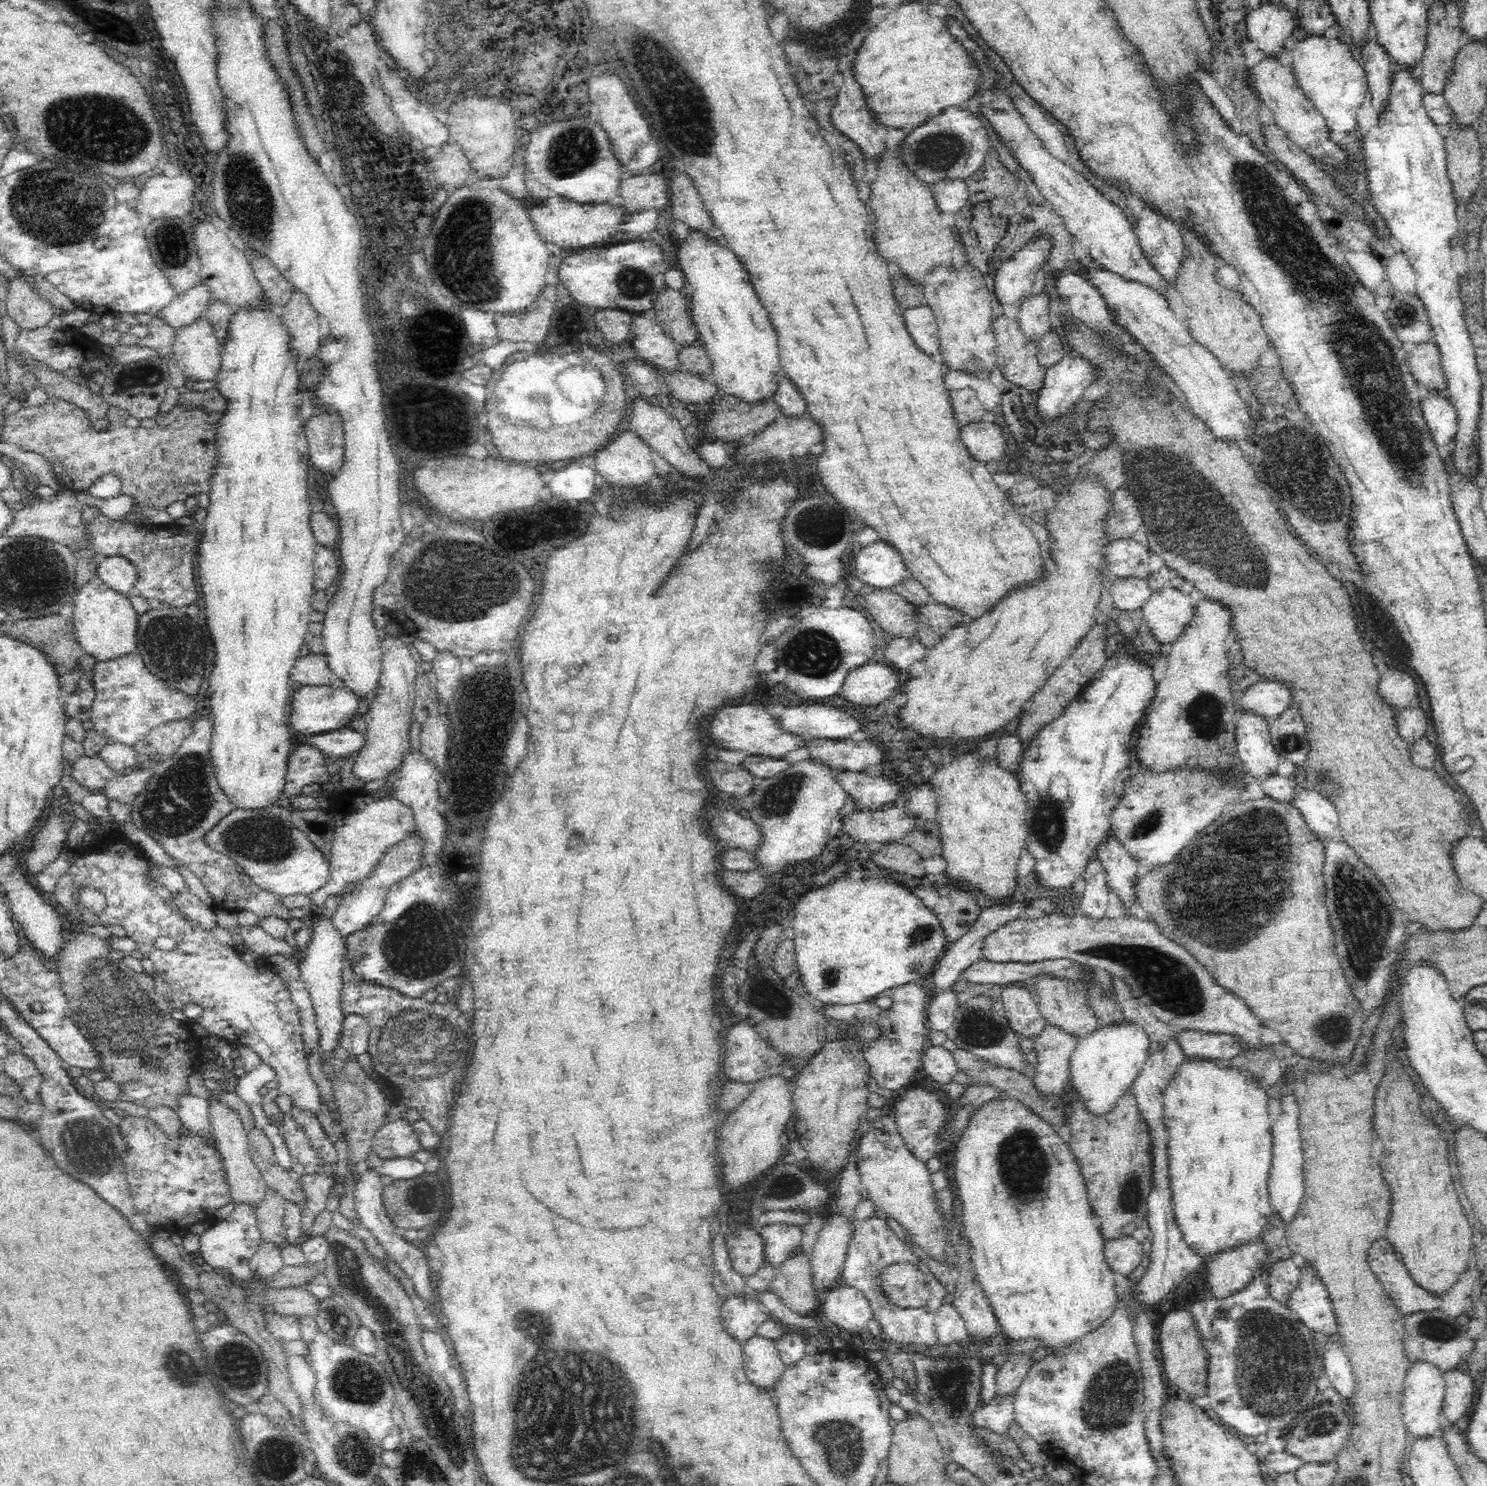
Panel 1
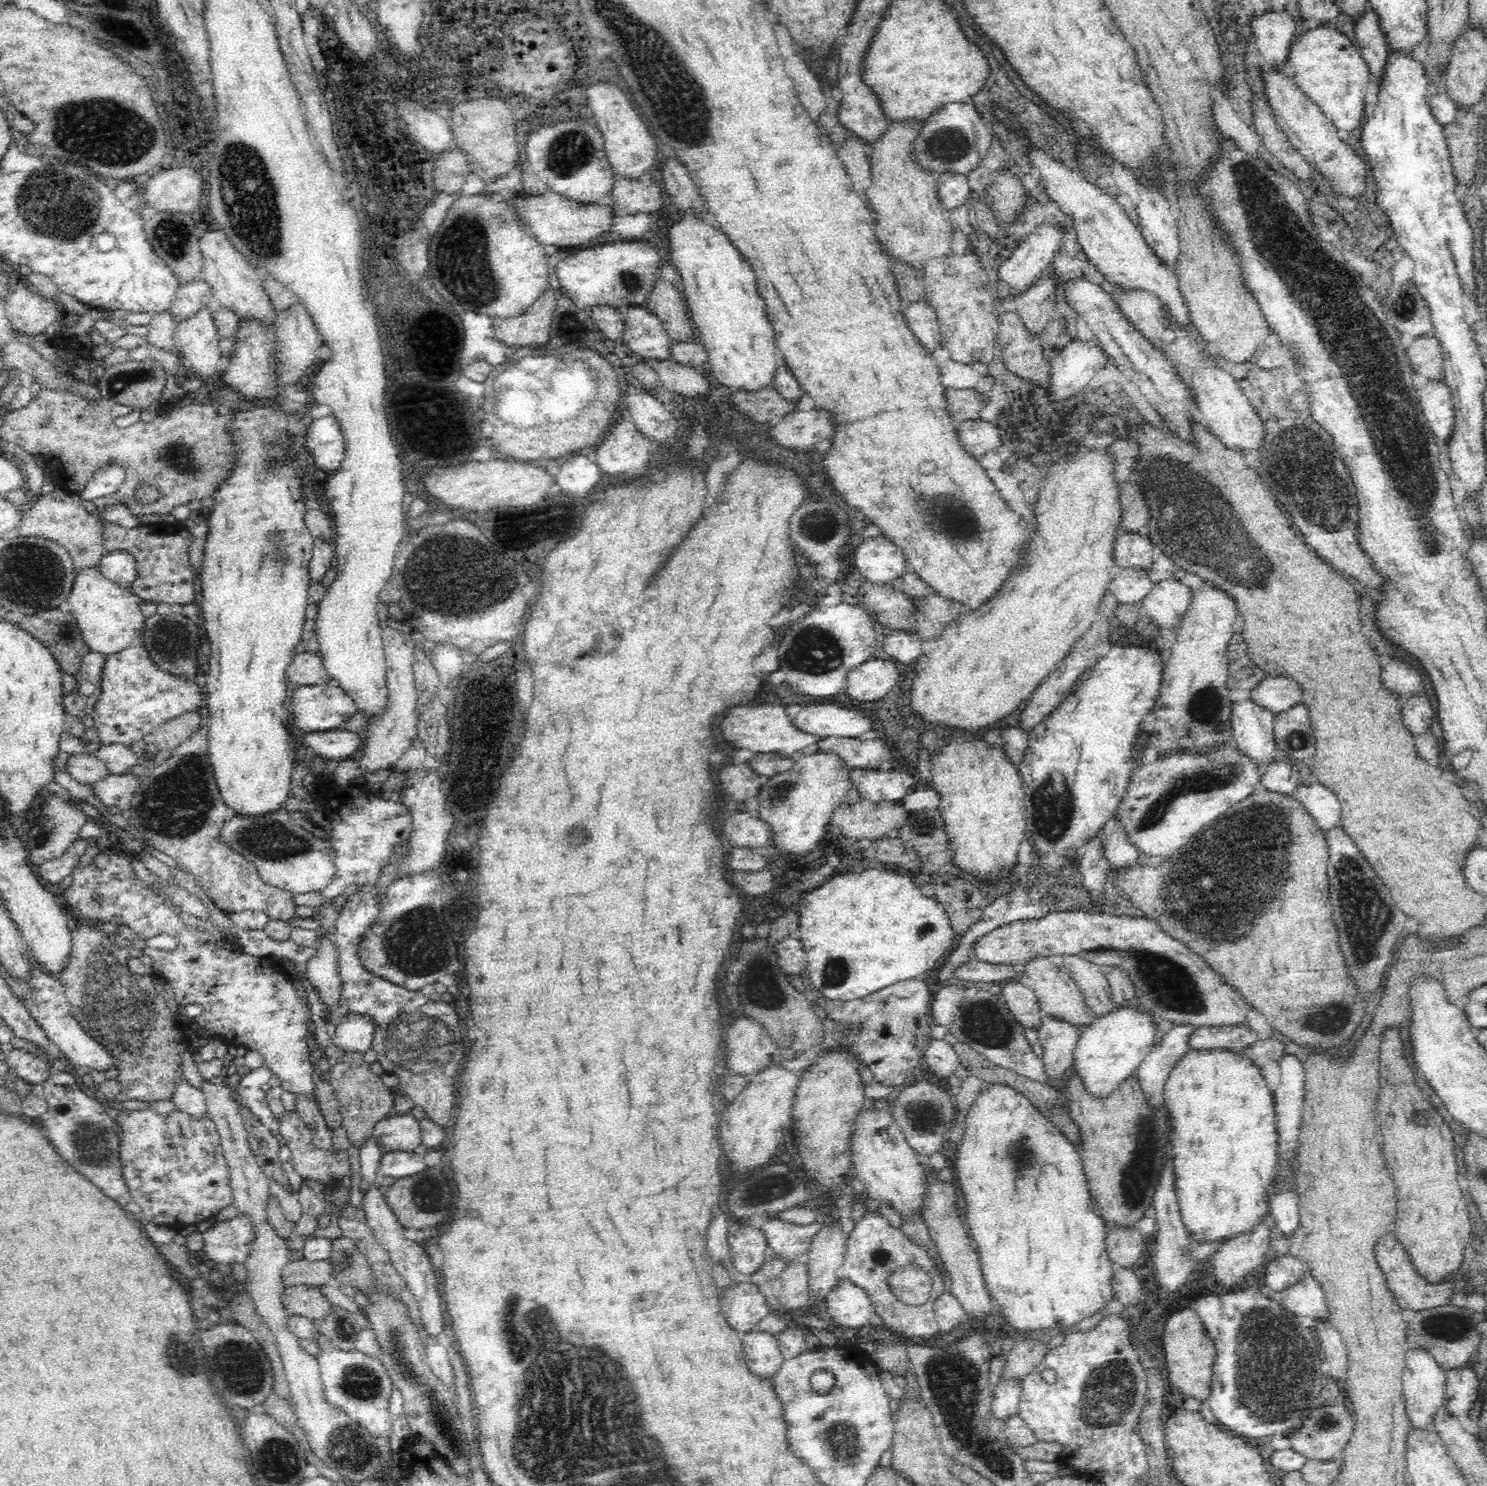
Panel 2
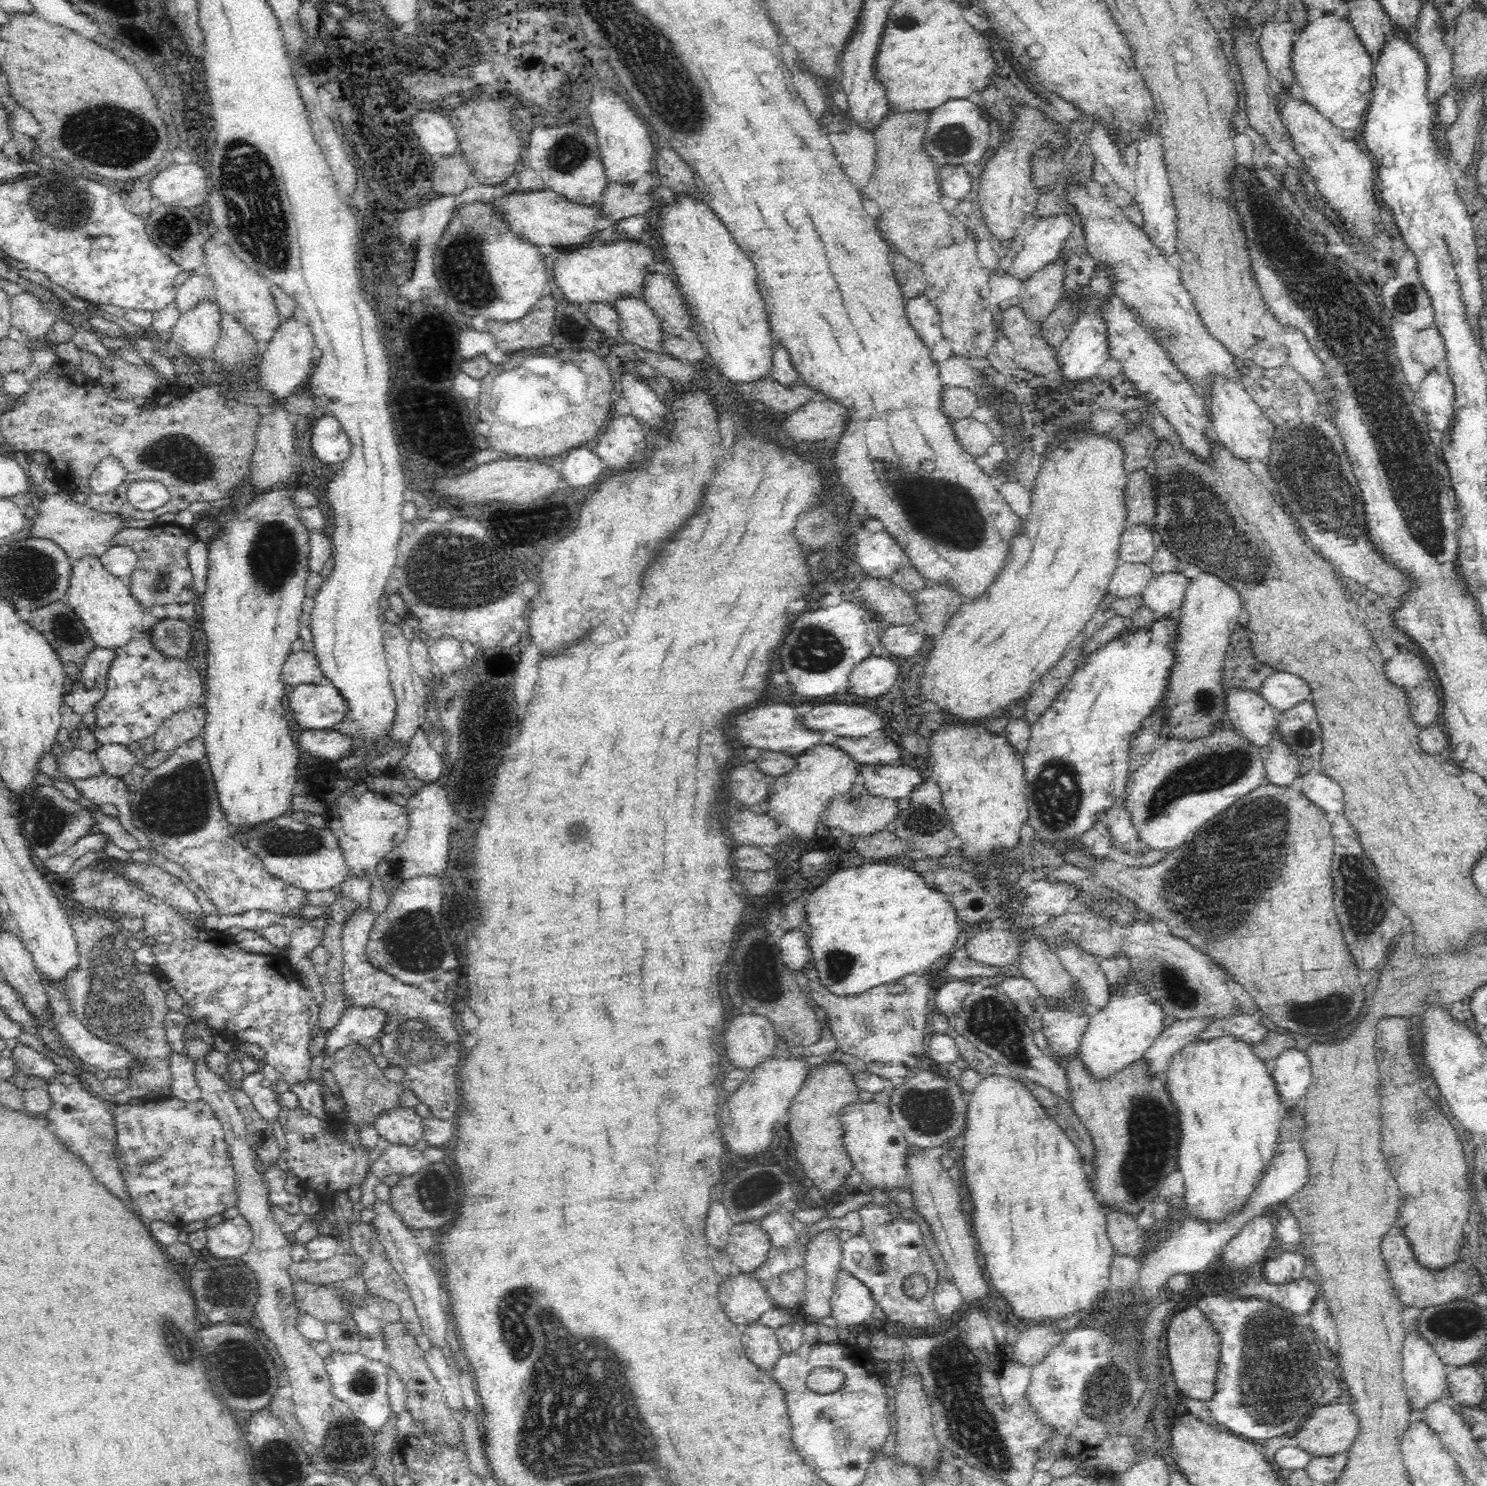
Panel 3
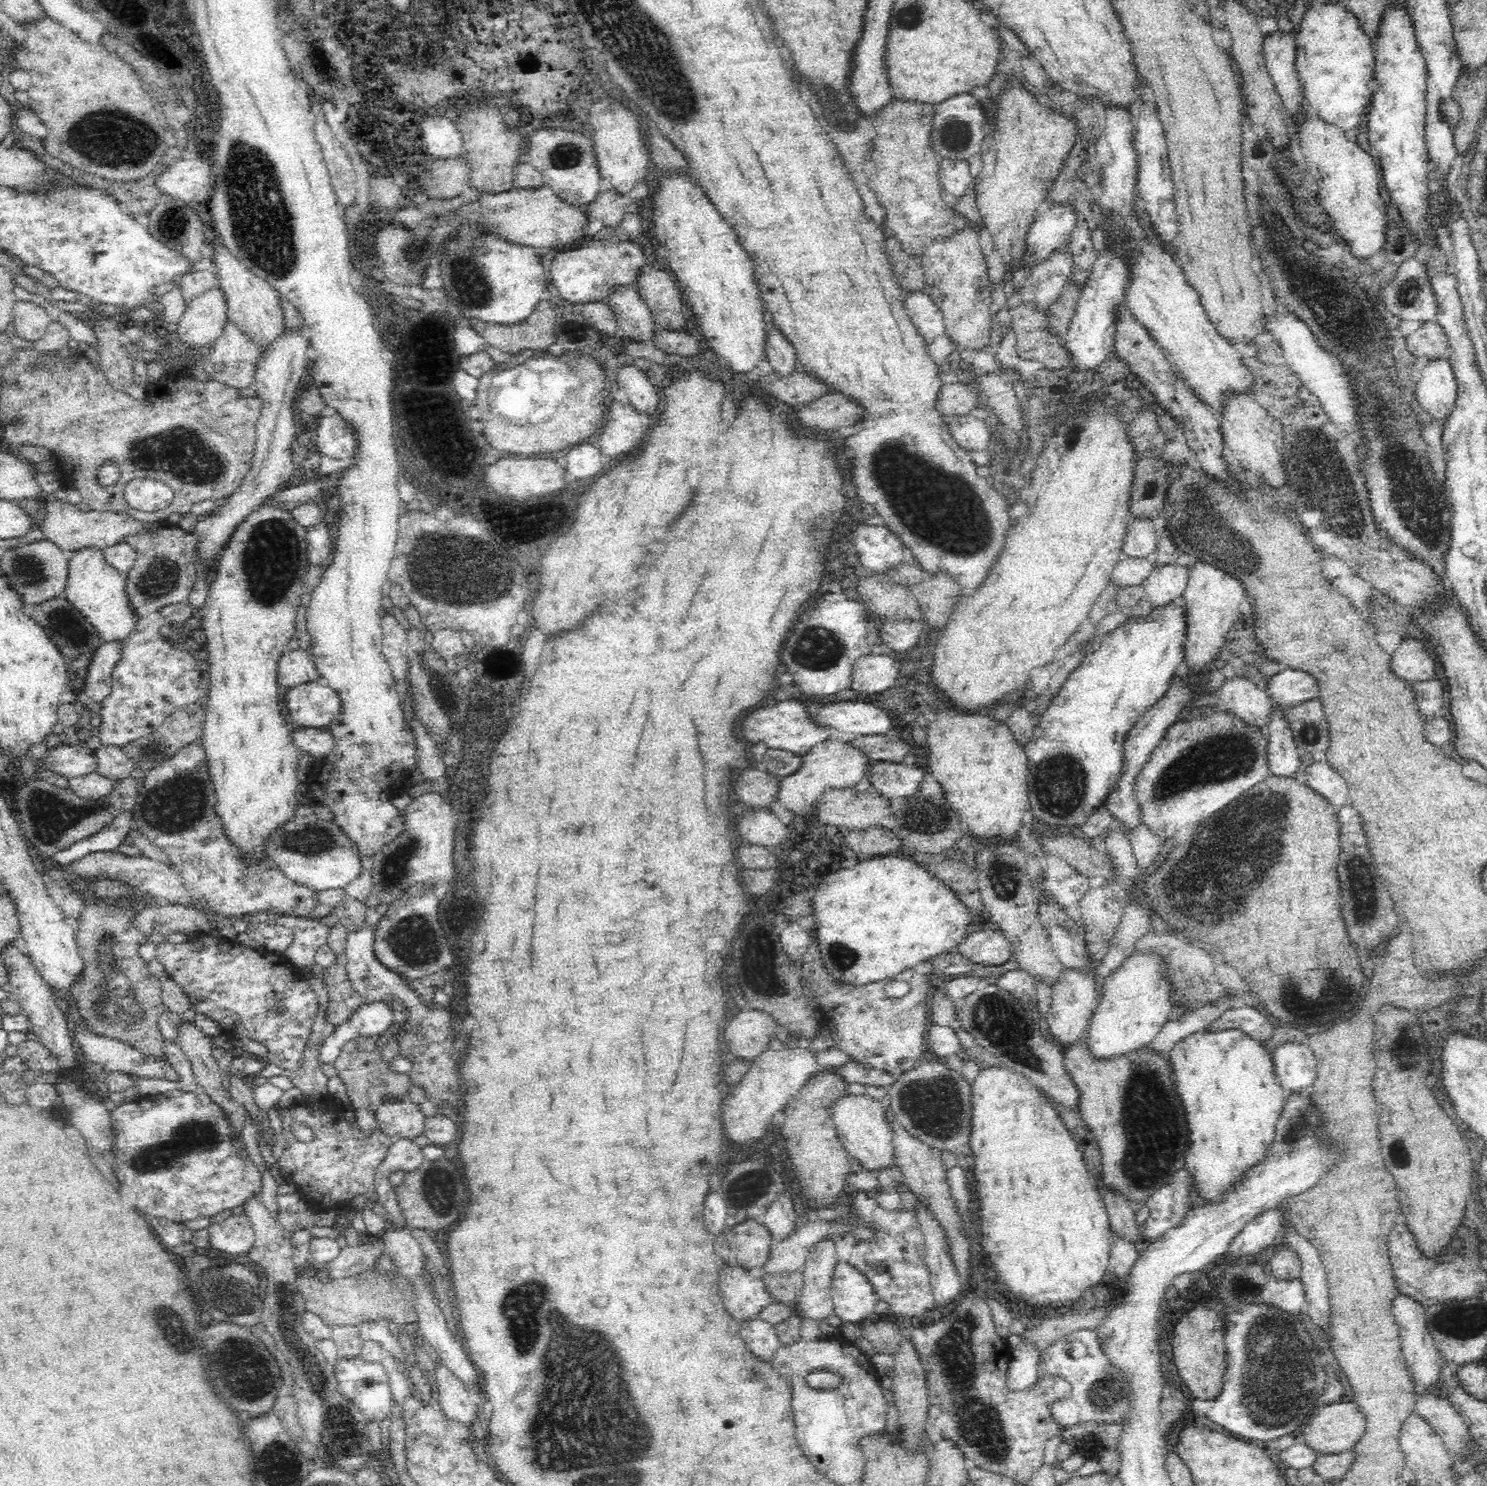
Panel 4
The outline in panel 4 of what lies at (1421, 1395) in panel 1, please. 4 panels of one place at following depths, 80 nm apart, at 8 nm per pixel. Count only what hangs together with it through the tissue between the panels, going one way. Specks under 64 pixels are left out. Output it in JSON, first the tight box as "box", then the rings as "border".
{"box":[1391,1291,1442,1395],"border":[[[1397,1291],[1391,1300],[1391,1313],[1395,1316],[1399,1326],[1399,1335],[1401,1336],[1402,1352],[1408,1372],[1414,1377],[1413,1386],[1414,1394],[1419,1395],[1426,1391],[1436,1390],[1439,1392],[1440,1382],[1439,1372],[1442,1362],[1442,1357],[1439,1350],[1436,1348],[1434,1337],[1430,1335],[1428,1327],[1426,1327],[1426,1308],[1422,1301],[1414,1299]]]}

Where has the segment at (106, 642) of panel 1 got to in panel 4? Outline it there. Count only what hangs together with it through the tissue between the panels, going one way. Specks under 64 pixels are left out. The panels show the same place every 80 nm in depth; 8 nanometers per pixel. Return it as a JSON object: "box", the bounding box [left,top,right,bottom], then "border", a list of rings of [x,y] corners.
{"box":[61,546,138,642],"border":[[[84,546],[70,553],[67,584],[61,596],[90,619],[90,623],[98,629],[102,642],[126,639],[133,630],[136,631],[138,618],[126,595],[126,579],[127,572],[119,572],[108,564],[105,553],[99,546]]]}

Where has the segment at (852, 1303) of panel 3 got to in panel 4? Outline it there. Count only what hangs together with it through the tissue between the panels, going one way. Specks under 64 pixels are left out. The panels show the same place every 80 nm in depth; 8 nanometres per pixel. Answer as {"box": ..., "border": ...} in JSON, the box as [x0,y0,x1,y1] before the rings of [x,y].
{"box":[831,1261,879,1323],"border":[[[837,1261],[831,1283],[834,1308],[842,1322],[862,1323],[873,1315],[879,1295],[870,1279],[850,1261]]]}

